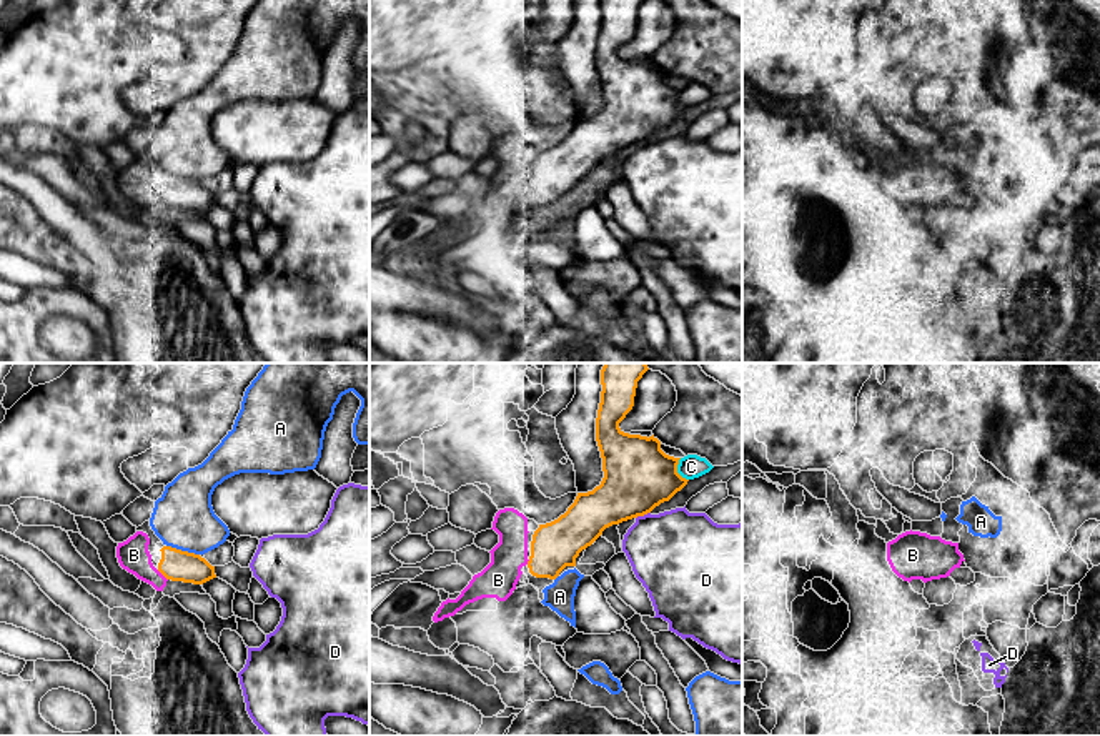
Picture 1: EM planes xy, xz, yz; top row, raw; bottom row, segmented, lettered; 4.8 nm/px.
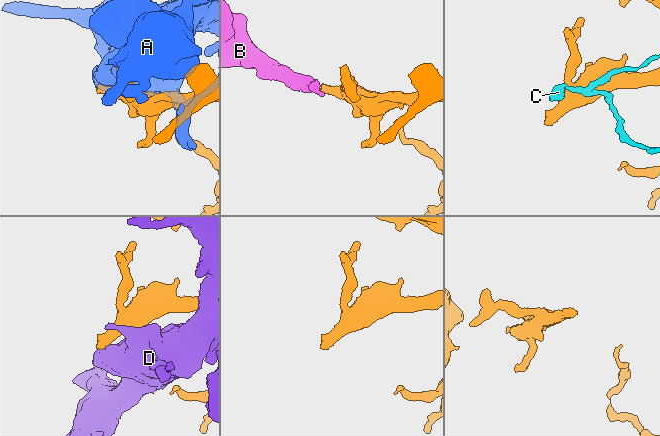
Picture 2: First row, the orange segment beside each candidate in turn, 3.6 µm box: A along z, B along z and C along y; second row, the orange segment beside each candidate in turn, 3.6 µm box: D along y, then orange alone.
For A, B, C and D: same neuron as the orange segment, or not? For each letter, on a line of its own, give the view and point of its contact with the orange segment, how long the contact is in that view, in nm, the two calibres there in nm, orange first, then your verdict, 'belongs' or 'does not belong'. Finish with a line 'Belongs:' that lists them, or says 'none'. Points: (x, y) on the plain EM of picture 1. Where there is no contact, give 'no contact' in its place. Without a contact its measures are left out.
A: xy (183, 179) | 170 nm | 150/300 nm | does not belong
B: xy (162, 200) | 80 nm | 150/150 nm | belongs
C: xz (676, 97) | 120 nm | 340/120 nm | does not belong
D: xz (643, 142) | 80 nm | 340/440 nm | does not belong
Belongs: B

